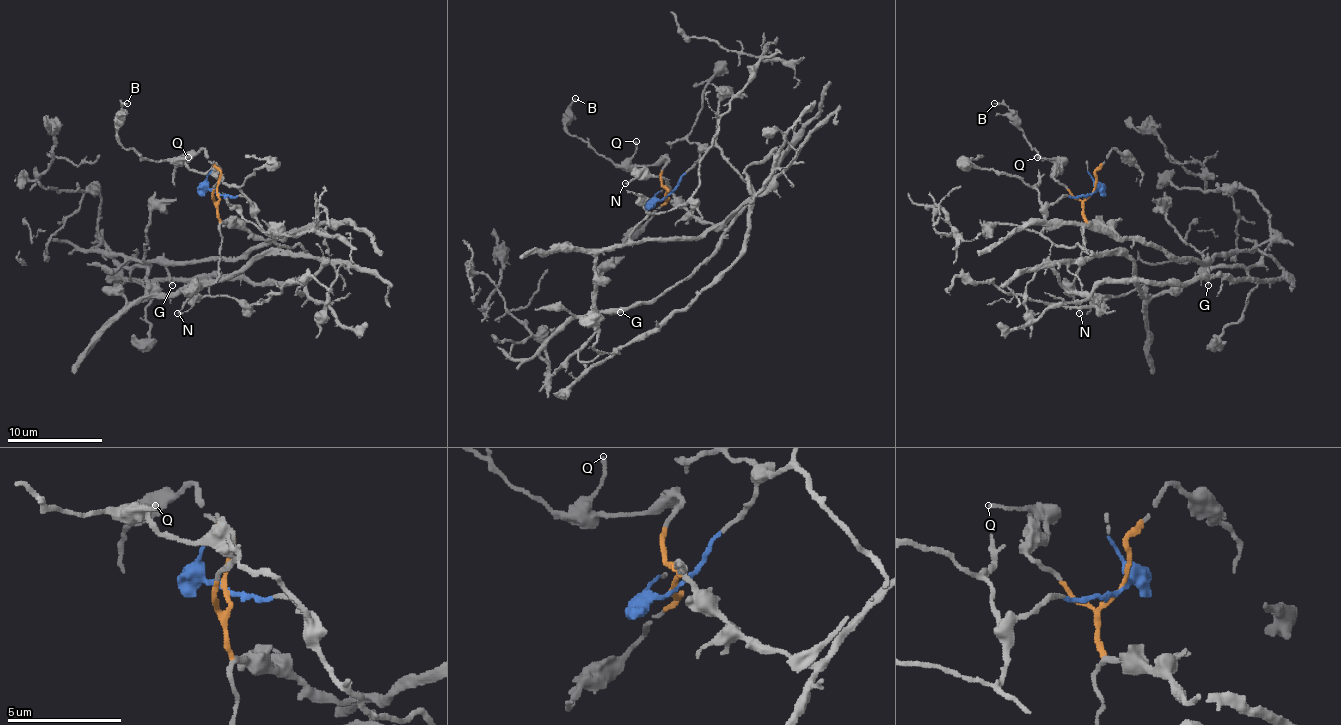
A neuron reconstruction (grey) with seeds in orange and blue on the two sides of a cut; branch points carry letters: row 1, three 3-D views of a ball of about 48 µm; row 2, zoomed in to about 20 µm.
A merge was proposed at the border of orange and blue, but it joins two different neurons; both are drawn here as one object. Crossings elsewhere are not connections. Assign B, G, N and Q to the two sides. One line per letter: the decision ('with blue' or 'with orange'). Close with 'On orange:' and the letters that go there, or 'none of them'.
B: with orange
G: with orange
N: with orange
Q: with orange
On orange: B, G, N, Q

